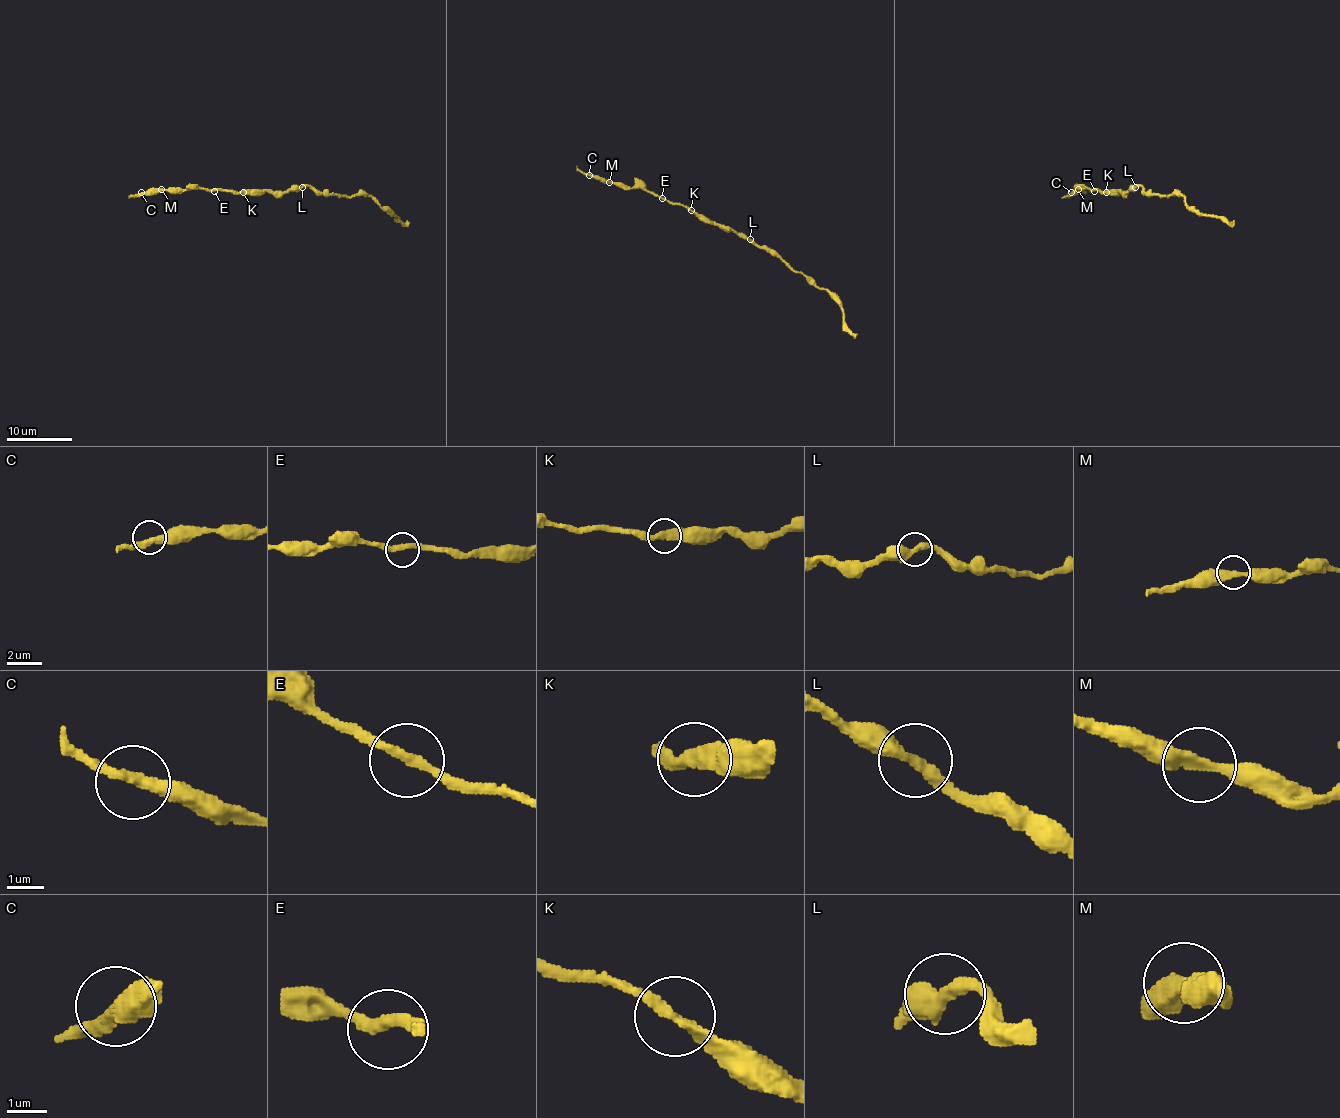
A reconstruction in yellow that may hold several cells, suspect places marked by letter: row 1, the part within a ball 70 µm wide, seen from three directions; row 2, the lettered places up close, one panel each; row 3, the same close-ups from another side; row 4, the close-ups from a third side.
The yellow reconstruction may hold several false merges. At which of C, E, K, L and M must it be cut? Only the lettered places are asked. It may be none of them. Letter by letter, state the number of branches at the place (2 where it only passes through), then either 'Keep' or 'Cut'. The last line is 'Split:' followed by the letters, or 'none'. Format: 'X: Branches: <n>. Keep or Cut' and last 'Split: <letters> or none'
C: Branches: 2. Keep
E: Branches: 2. Keep
K: Branches: 2. Keep
L: Branches: 2. Keep
M: Branches: 2. Keep
Split: none

